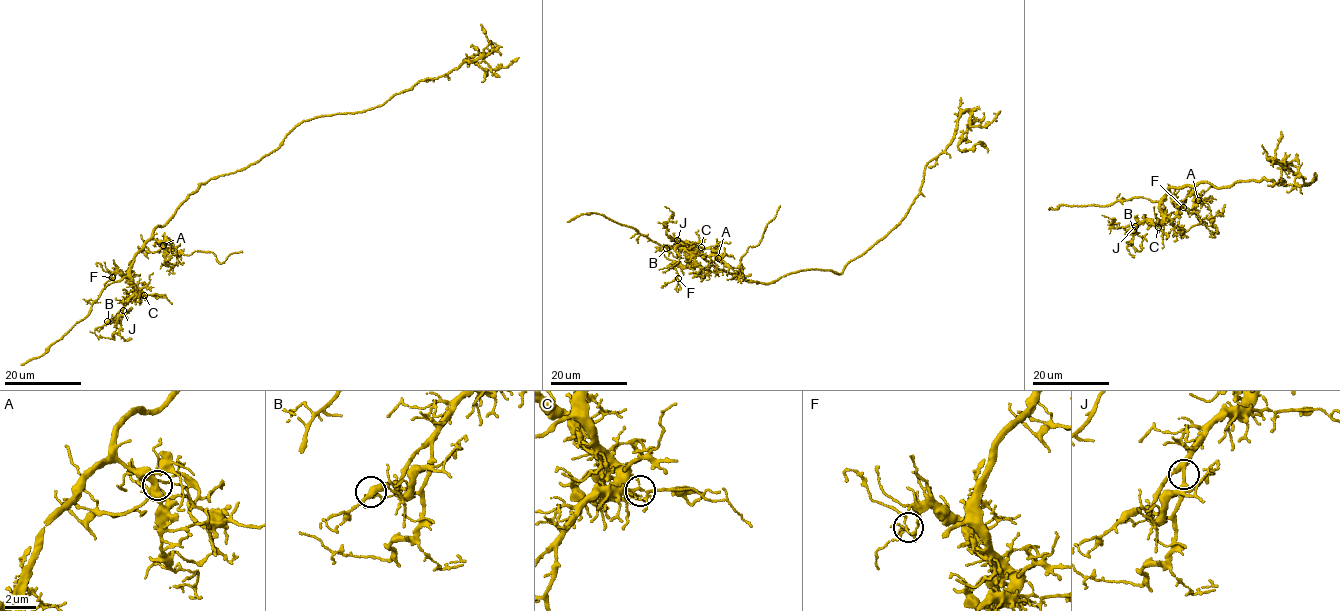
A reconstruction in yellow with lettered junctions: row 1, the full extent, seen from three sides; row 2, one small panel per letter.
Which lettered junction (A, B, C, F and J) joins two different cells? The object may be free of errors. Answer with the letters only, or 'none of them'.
A

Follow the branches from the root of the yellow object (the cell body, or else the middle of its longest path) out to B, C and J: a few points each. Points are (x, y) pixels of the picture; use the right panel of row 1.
B: (1284, 185), (1265, 177), (1220, 188), (1201, 181), (1173, 186), (1161, 200), (1161, 222), (1146, 220), (1133, 230)
C: (1284, 185), (1265, 177), (1220, 188), (1201, 181), (1173, 186), (1161, 200), (1163, 218), (1158, 227)
J: (1284, 185), (1265, 177), (1220, 188), (1201, 181), (1173, 186), (1161, 200), (1161, 222), (1147, 220), (1135, 226)

